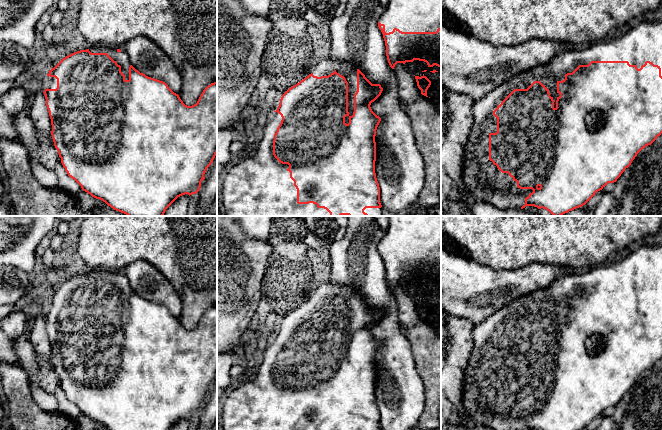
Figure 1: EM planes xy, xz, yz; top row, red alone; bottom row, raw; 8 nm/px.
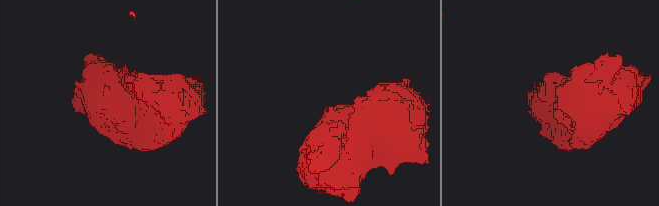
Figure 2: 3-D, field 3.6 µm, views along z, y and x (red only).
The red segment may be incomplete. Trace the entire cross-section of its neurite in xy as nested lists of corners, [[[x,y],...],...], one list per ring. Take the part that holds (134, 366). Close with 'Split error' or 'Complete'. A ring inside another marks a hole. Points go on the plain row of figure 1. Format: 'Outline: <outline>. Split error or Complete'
Outline: [[[91,270],[66,280],[49,294],[47,305],[48,310],[43,317],[51,343],[54,370],[68,400],[74,403],[83,415],[108,430],[170,430],[178,421],[185,418],[190,420],[200,414],[201,406],[205,403],[204,398],[217,378],[217,306],[211,307],[203,314],[196,328],[187,330],[165,306],[136,294],[125,274],[103,270]]]. Split error

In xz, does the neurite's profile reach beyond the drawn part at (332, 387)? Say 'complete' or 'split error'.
split error

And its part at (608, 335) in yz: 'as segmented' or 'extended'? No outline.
extended

